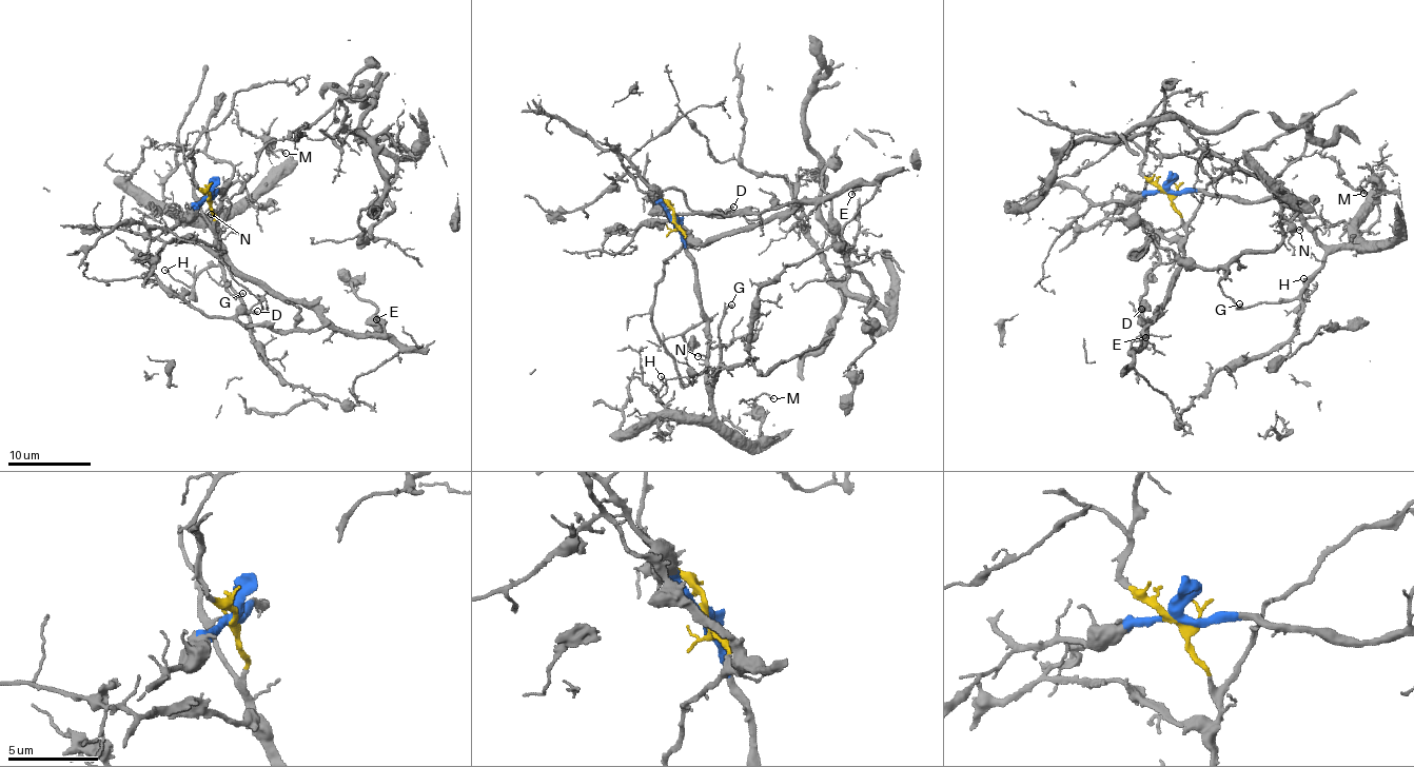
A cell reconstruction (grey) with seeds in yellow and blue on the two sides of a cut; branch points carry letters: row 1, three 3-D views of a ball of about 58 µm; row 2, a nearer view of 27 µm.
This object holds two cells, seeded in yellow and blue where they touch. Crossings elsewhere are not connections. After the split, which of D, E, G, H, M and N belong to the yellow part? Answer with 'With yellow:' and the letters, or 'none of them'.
With yellow: D, E

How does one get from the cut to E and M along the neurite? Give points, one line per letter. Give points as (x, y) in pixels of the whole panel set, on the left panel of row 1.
E: (210, 199), (216, 246), (240, 272), (289, 299), (309, 301), (340, 330), (379, 335), (384, 325), (375, 318)
M: (210, 197), (222, 193), (224, 181), (215, 224), (213, 219), (234, 218), (273, 168), (268, 143), (286, 154)

